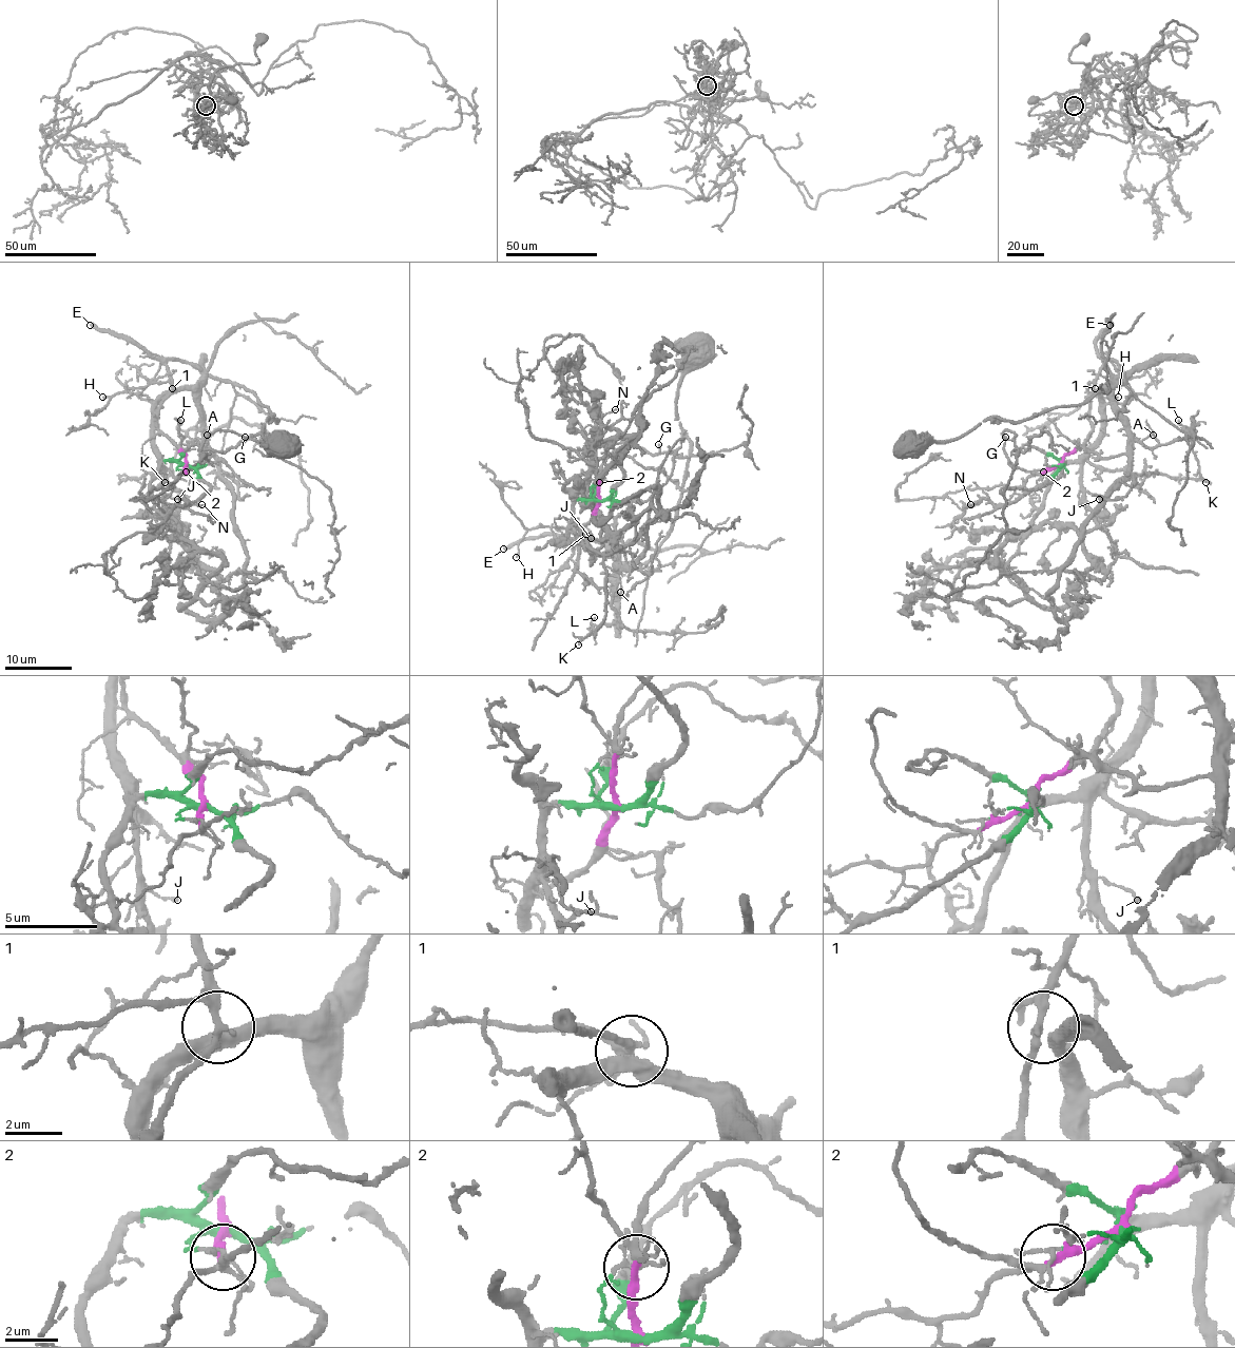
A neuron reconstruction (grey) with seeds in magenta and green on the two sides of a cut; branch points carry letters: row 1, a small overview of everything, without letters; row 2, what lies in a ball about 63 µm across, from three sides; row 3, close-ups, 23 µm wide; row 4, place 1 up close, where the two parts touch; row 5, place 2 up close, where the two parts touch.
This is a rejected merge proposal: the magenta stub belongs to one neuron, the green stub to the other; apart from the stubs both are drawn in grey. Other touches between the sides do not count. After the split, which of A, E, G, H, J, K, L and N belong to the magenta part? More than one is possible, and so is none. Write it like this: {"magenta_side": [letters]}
{"magenta_side": ["E", "G", "H"]}

